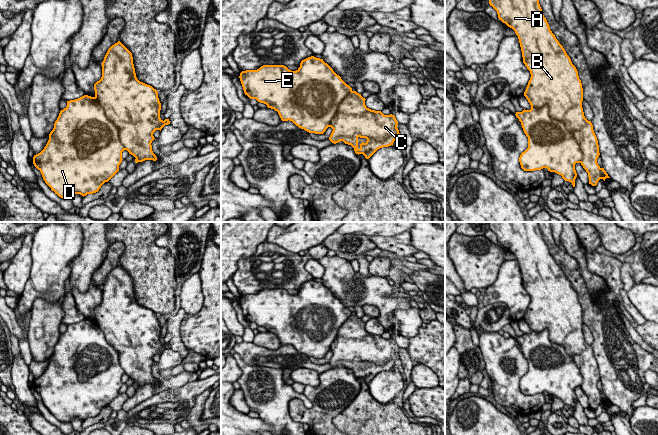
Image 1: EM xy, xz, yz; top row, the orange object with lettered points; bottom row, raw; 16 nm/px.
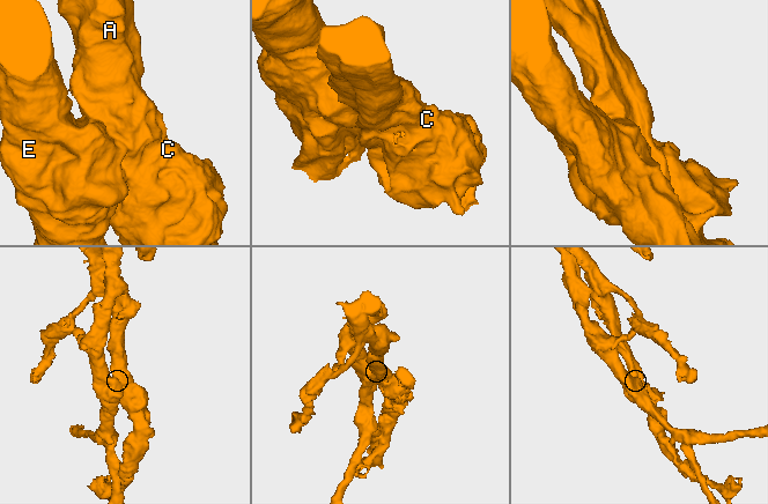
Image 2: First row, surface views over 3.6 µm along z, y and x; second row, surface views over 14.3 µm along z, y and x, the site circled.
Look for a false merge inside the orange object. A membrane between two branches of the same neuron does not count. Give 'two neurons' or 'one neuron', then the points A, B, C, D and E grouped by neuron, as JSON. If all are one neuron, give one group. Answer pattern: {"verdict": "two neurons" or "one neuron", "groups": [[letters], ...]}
{"verdict": "two neurons", "groups": [["A", "B", "C"], ["D", "E"]]}

